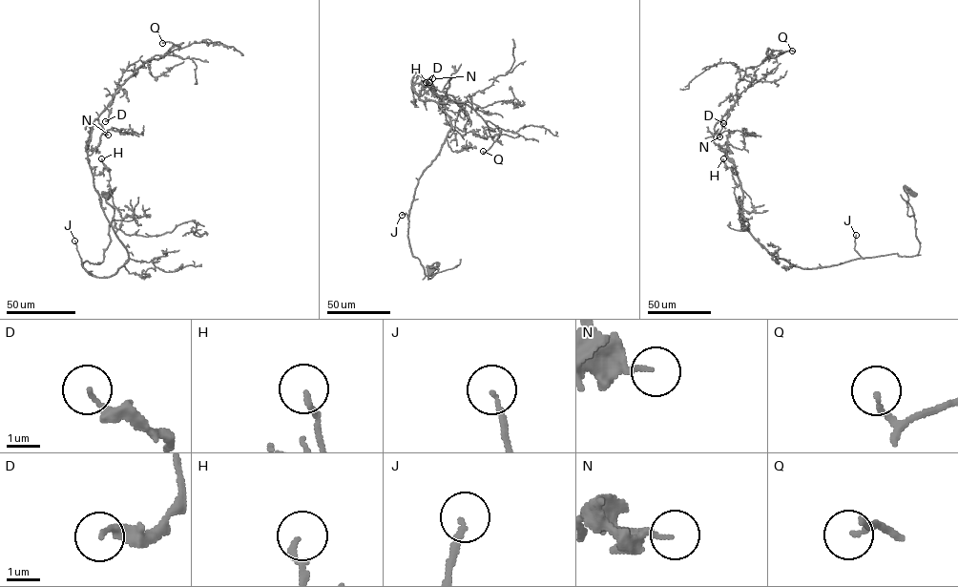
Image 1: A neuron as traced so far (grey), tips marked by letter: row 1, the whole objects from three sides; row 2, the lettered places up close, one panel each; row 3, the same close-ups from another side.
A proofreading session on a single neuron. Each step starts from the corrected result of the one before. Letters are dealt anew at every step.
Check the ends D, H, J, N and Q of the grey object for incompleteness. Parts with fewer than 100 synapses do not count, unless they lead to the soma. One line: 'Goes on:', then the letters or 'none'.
Goes on: J

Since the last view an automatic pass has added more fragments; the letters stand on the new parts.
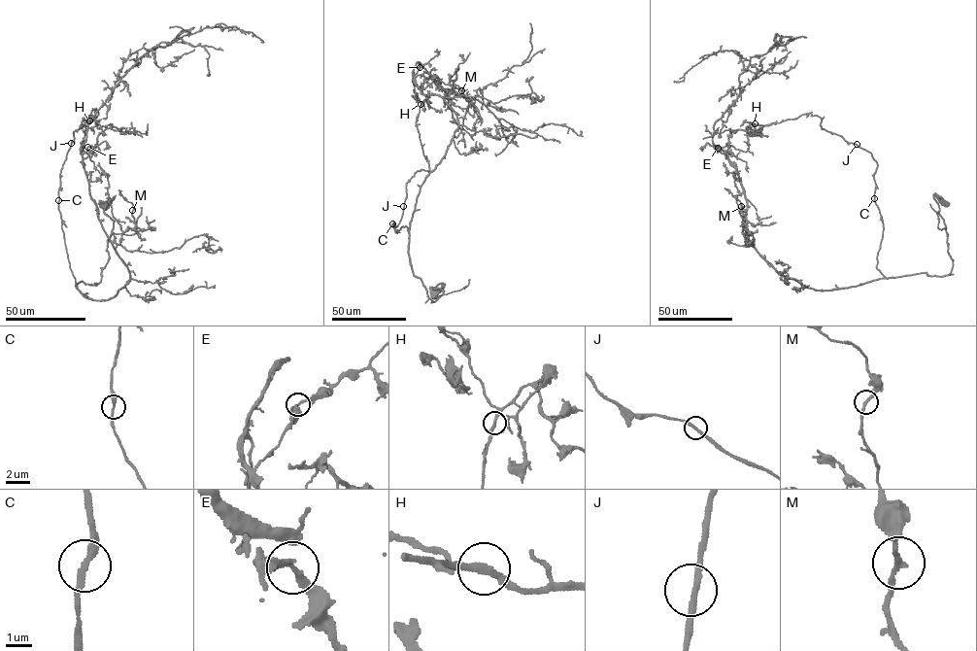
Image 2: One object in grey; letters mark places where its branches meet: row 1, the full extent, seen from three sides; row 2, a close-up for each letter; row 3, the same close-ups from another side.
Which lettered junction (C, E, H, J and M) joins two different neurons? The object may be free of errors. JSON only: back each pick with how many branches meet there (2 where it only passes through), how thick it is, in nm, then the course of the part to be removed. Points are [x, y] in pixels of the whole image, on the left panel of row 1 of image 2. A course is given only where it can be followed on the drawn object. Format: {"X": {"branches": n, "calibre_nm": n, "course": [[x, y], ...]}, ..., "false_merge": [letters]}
{"false_merge": []}

